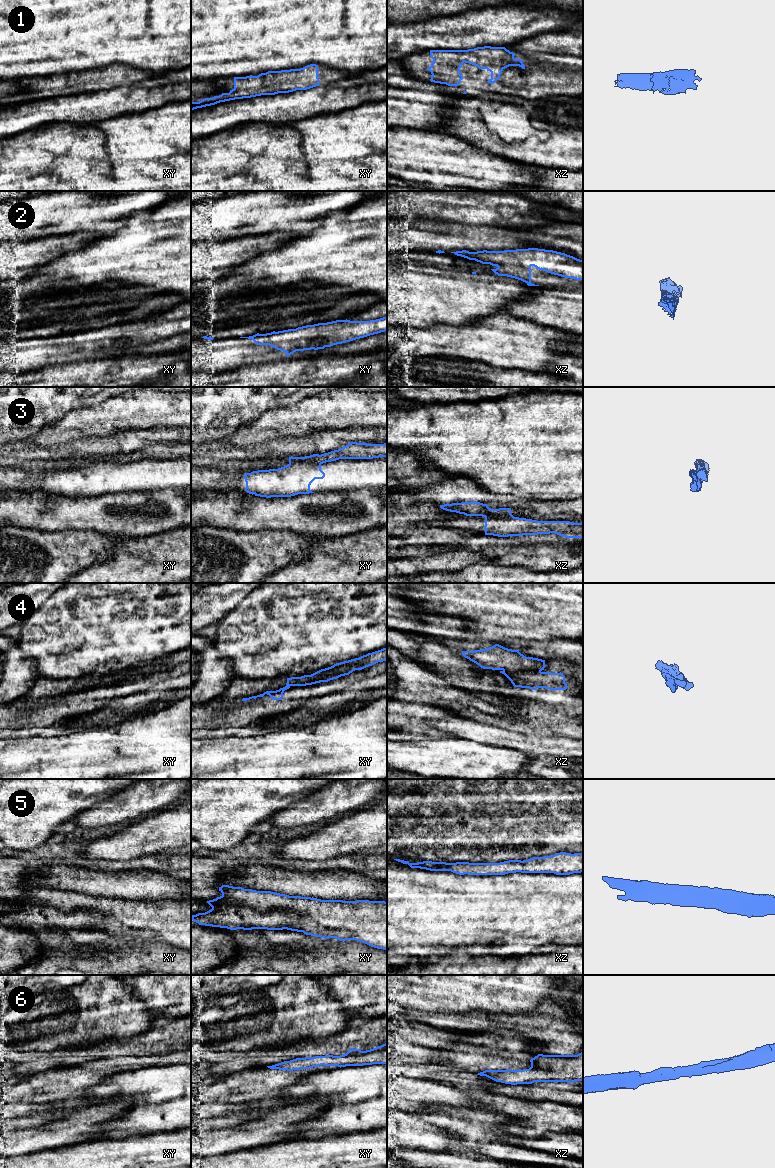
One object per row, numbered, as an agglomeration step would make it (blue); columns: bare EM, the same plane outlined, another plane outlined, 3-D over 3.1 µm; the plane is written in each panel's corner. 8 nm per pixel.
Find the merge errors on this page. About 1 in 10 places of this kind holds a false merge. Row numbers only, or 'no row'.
3, 4

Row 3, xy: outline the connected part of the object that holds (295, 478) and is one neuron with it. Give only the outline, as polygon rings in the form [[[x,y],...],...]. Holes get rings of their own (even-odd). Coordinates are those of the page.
[[[308,461],[289,463],[269,470],[258,470],[244,474],[245,491],[260,497],[291,497],[314,493],[310,485],[315,479],[323,479],[321,464]]]

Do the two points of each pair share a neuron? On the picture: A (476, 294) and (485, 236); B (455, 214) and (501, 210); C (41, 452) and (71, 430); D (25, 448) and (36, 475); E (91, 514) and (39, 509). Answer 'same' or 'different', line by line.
A: different
B: same
C: different
D: different
E: same

